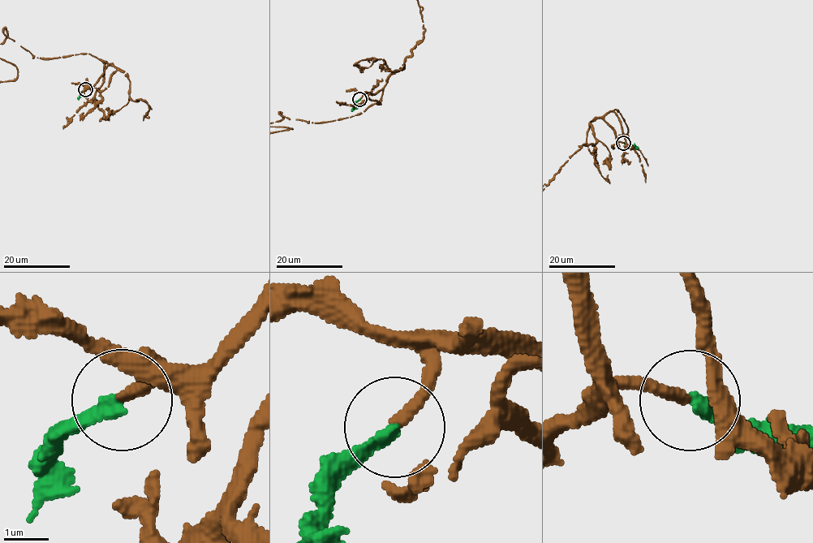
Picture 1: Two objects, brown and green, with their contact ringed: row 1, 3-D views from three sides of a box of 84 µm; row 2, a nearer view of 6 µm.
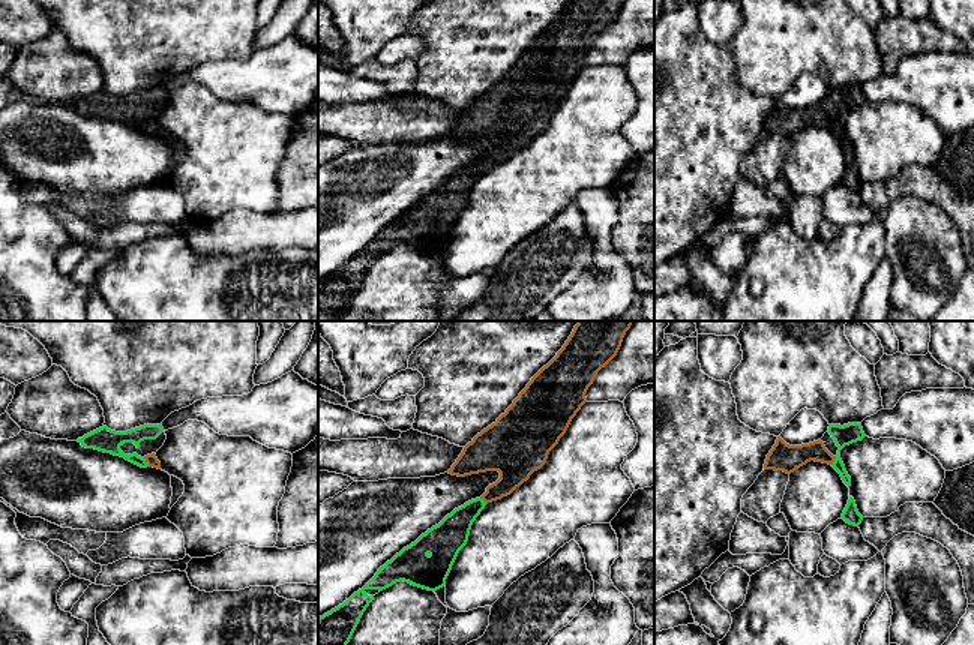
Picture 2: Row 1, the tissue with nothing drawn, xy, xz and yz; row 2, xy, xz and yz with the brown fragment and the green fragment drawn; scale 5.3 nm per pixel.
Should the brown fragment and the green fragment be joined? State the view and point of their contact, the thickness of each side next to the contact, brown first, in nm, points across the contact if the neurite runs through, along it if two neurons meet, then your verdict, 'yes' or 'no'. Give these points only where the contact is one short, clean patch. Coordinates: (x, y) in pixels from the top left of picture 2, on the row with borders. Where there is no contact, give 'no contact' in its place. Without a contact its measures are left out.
yz (833, 461) | 150/110 nm | across yz (787, 458), (823, 455), (833, 461), (844, 435) | yes

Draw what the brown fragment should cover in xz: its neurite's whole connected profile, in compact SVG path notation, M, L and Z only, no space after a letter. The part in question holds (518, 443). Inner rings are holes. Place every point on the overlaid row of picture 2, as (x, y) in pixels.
M578 321L557 356L495 423L464 447L447 471L458 477L498 471L500 478L480 498L455 508L396 554L363 590L383 591L401 580L428 591L443 588L476 518L488 502L510 495L545 465L549 452L587 402L585 393L597 372L617 356L632 322Z

